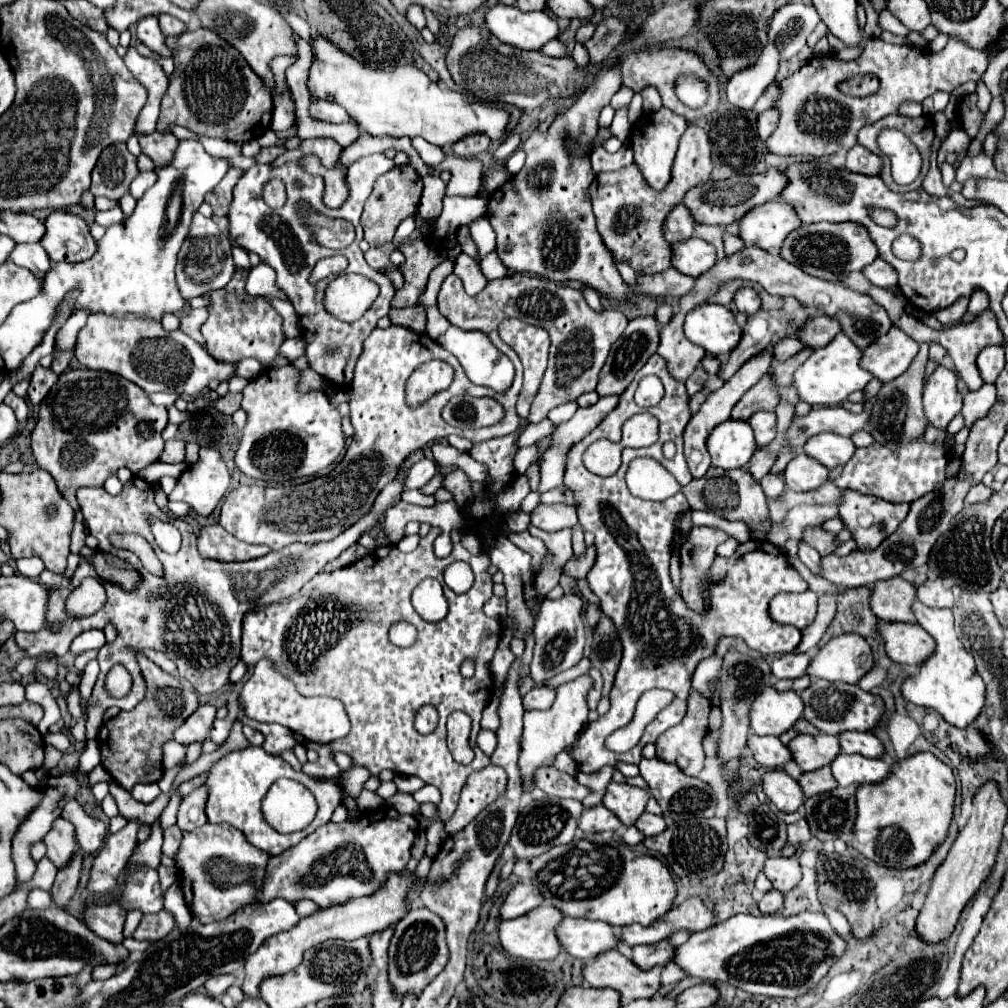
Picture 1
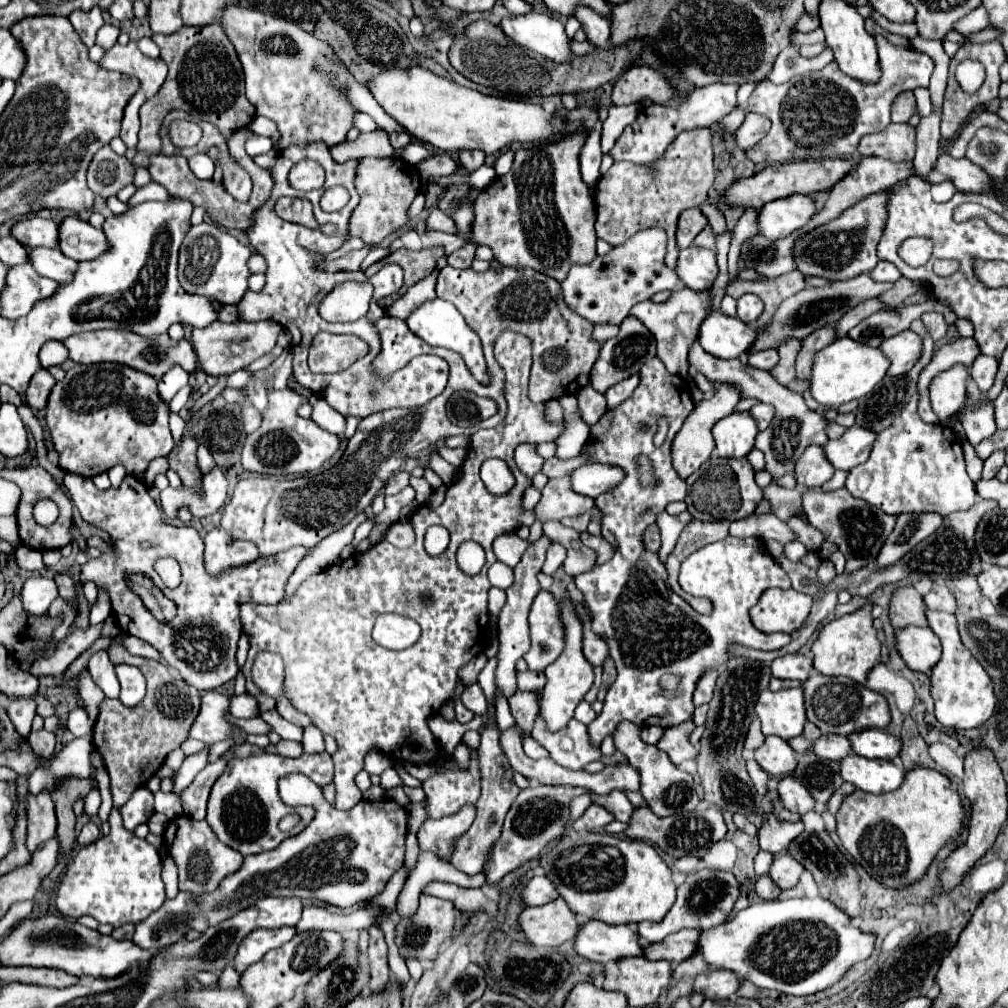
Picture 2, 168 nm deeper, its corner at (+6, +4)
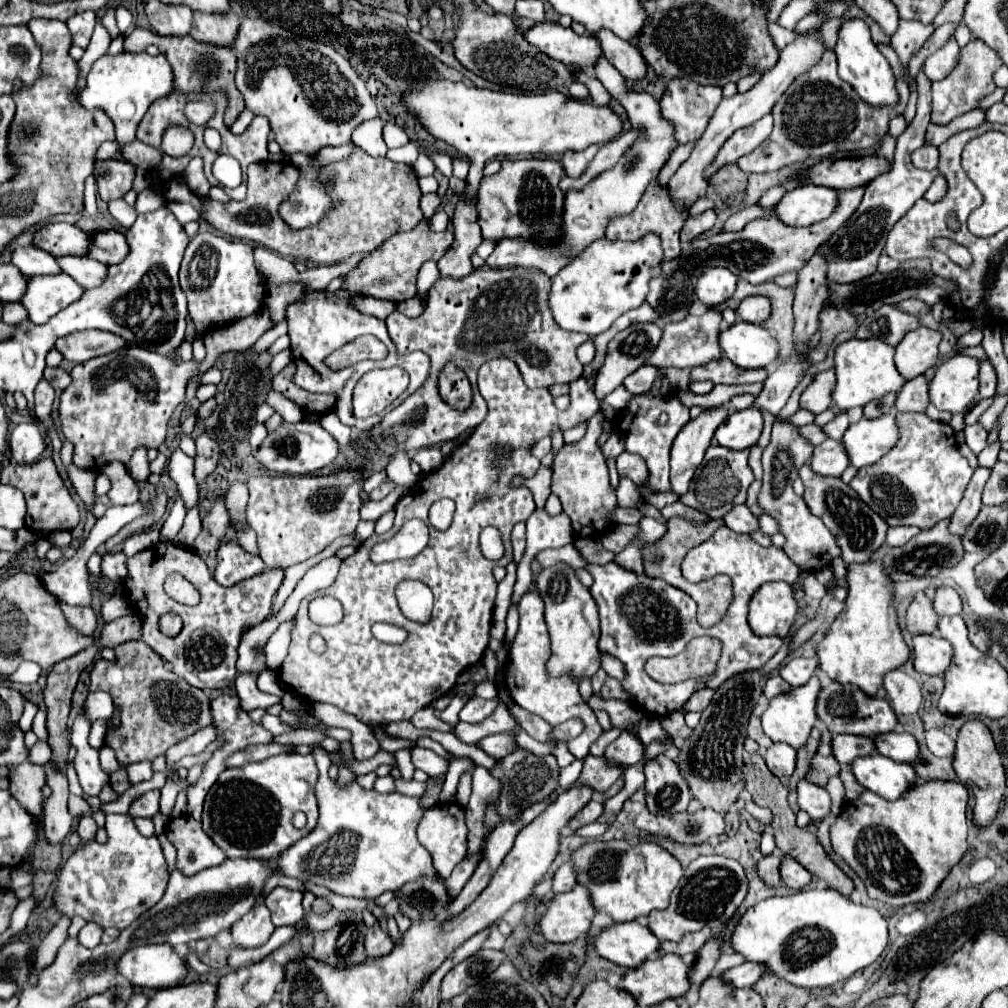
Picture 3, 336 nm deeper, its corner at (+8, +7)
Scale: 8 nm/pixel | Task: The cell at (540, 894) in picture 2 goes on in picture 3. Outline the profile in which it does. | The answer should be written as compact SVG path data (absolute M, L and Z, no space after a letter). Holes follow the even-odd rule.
M571 862L563 864L551 878L553 884L553 892L561 894L561 892L571 892L577 886L577 874L575 874L575 866L571 866Z

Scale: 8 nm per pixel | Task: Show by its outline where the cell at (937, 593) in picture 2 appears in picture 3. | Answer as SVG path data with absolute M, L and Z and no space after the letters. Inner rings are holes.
M937 588L935 594L935 610L939 616L955 616L955 614L963 614L963 602L961 596L957 594L957 590L953 588Z

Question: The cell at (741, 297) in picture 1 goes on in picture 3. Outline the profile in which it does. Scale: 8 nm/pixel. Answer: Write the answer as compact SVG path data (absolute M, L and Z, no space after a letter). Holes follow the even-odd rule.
M749 296L741 302L741 306L737 308L737 314L745 322L763 324L771 314L771 302L765 296Z

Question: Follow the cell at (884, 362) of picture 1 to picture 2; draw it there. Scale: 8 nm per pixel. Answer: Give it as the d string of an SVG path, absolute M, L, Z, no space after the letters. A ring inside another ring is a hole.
M901 331L881 341L879 349L891 361L887 375L903 375L915 365L915 361L921 355L921 339L913 331Z

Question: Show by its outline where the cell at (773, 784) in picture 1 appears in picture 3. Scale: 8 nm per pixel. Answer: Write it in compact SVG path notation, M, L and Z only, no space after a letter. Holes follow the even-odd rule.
M801 780L797 786L797 794L799 808L805 810L811 816L811 820L823 820L831 814L831 796L827 788L817 786L809 780Z

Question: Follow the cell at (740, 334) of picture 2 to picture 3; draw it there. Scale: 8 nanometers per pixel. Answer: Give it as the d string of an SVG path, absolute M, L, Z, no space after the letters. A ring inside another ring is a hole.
M739 322L719 334L723 354L739 368L767 368L779 356L777 340L757 324Z

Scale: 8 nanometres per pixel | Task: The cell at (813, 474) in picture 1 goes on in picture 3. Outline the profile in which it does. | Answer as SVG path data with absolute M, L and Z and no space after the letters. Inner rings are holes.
M827 438L813 450L811 468L821 476L841 476L849 464L851 460L847 458L847 450L843 450L841 440Z

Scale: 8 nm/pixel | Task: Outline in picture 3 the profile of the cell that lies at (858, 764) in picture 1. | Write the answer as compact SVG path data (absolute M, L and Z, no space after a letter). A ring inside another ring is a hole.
M879 752L857 758L851 764L851 770L859 784L885 800L899 798L917 782L917 772L911 764L899 764L887 756L881 756Z

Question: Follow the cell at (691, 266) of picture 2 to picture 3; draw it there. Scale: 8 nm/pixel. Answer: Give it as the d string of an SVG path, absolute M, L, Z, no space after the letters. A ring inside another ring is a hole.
M711 268L697 280L695 294L705 306L713 308L733 296L733 292L737 290L737 282L739 278L727 268Z

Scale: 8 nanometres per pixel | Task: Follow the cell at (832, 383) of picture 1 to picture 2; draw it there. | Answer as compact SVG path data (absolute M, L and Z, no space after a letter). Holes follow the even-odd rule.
M839 337L825 349L817 351L813 359L813 375L809 379L809 391L813 399L823 407L839 407L851 399L859 399L869 393L887 373L889 361L879 349L861 345L851 337Z

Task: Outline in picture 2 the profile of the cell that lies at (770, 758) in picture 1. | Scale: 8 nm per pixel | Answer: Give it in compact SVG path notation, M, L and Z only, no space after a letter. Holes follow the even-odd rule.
M765 737L763 745L755 751L755 761L775 777L783 777L793 773L797 761L795 751L787 745L787 741L781 741L779 737Z

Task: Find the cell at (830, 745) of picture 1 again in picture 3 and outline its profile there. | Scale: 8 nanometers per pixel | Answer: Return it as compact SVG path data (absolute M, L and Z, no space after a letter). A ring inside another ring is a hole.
M839 734L833 736L833 752L839 764L851 764L859 756L869 756L875 752L873 738L853 736L853 734Z

